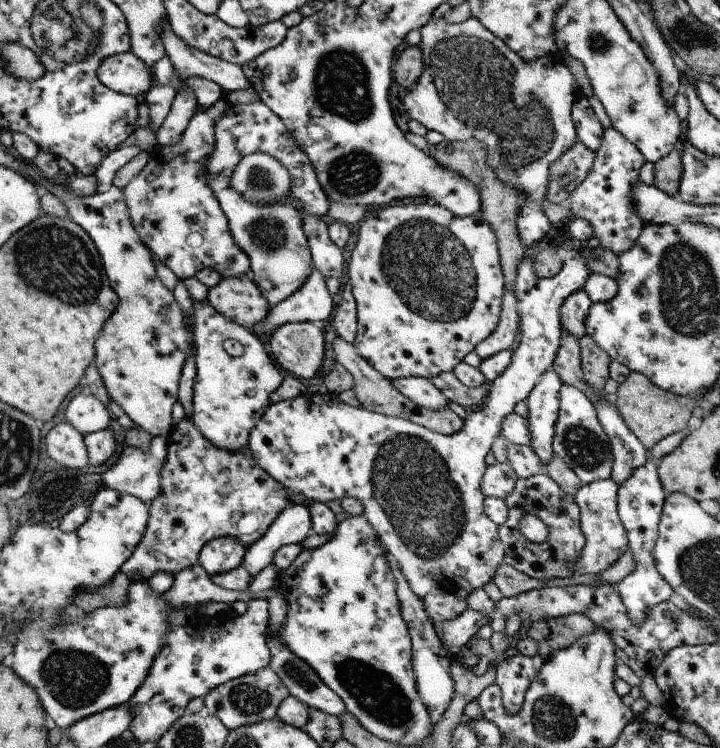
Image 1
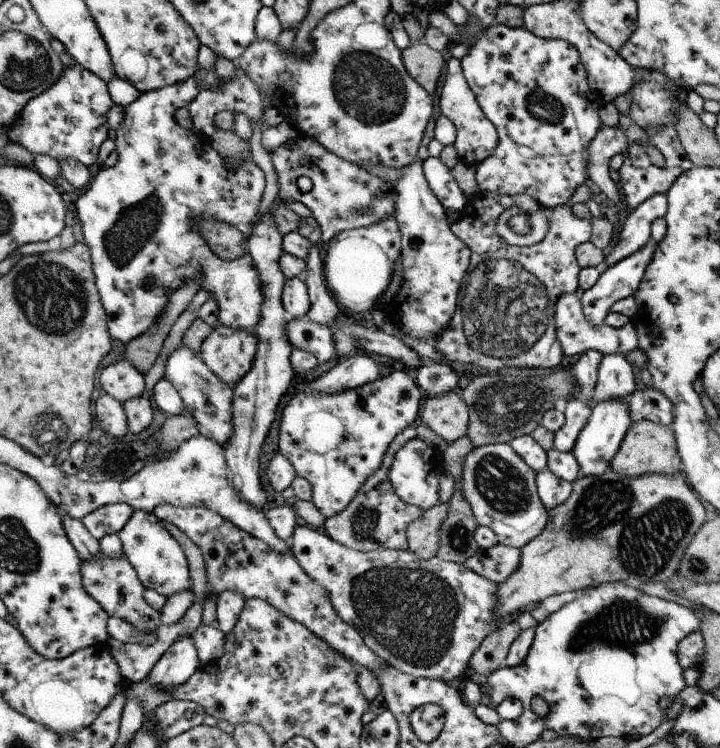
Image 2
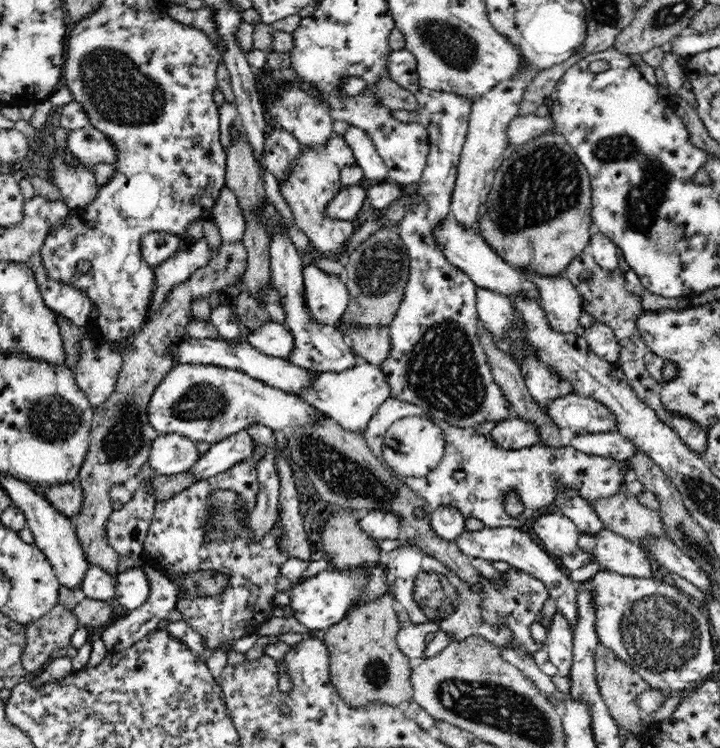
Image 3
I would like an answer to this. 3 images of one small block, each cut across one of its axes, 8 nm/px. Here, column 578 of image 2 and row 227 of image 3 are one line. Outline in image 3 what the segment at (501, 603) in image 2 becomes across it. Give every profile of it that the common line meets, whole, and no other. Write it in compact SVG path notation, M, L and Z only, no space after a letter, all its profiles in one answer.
M548 131L547 133L525 142L521 148L512 152L508 158L502 158L490 177L489 191L483 196L483 205L479 208L479 215L477 218L477 230L480 236L482 236L506 263L510 263L514 268L520 270L526 269L526 271L530 271L530 273L544 275L546 277L563 275L569 264L573 262L573 259L576 259L580 252L588 249L590 240L590 232L588 230L590 230L590 224L592 223L591 178L589 177L586 167L580 162L578 155L570 146L570 143L564 138L562 133L558 131Z

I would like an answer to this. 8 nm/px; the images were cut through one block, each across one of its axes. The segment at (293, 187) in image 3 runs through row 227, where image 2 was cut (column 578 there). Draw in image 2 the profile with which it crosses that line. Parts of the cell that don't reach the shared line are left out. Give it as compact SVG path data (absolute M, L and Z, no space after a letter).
M575 293L562 294L558 298L554 314L557 339L561 344L563 354L574 356L574 354L581 354L592 349L600 351L603 355L621 354L626 356L629 352L638 349L638 337L632 321L617 329L612 327L599 329L598 326L592 326L588 322L588 318L584 316L581 299Z

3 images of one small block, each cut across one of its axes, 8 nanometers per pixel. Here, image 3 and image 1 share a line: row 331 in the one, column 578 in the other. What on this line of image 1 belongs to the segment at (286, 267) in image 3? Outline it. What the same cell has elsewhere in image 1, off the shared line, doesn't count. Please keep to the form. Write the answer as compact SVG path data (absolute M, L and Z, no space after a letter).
M582 289L574 292L567 300L564 300L560 308L561 326L575 338L584 337L585 319L592 304L588 294L585 294Z

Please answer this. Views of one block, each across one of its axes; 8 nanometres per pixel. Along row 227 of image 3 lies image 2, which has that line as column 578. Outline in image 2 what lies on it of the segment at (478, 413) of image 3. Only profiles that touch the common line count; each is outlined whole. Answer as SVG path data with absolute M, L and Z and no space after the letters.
M577 396L569 398L563 405L565 422L553 436L553 448L560 452L570 452L576 444L578 434L590 418L592 406Z

